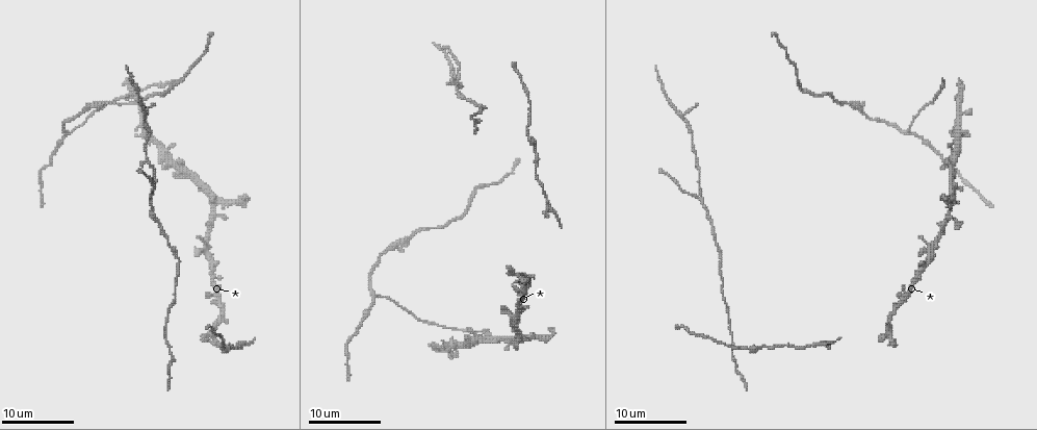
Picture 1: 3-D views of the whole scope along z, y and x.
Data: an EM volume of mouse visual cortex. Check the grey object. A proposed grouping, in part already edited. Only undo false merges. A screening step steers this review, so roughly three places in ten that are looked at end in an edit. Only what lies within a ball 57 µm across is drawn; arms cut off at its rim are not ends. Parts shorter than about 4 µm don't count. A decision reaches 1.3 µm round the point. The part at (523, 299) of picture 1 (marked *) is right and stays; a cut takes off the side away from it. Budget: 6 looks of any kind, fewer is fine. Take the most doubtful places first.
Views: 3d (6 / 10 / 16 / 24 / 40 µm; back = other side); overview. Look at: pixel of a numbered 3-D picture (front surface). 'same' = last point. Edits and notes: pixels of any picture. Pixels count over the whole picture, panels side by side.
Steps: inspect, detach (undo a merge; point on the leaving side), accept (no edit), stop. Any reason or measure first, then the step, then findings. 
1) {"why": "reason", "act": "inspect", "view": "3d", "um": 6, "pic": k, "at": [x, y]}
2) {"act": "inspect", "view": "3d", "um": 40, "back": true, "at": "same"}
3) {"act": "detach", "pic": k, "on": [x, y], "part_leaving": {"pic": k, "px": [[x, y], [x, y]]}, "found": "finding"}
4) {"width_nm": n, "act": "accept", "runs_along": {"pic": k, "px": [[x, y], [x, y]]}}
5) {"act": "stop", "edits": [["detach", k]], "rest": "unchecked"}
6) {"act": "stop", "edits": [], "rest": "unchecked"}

{"why": "thin arm on a thick one", "act": "inspect", "view": "3d", "um": 6, "pic": 1, "at": [696, 197]}

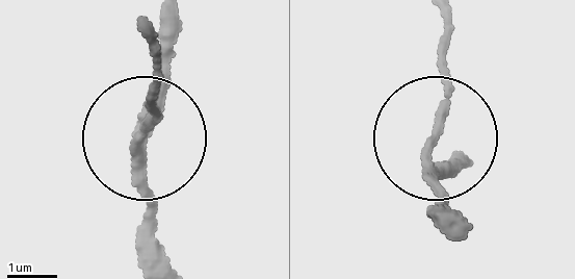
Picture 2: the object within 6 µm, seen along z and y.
{"width_nm": 240, "act": "accept", "runs_along": {"pic": 2, "px": [[167, 256], [139, 156], [155, 85]]}, "found": "all the same neuron"}

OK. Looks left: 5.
{"why": "arms part here", "act": "inspect", "view": "3d", "um": 10, "pic": 1, "at": [373, 296]}

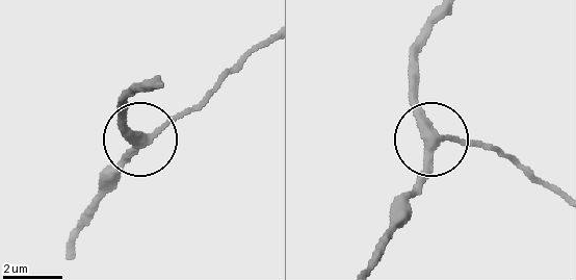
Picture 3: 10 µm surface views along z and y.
{"act": "inspect", "view": "3d", "um": 10, "back": true, "pic": 3, "at": [431, 142]}

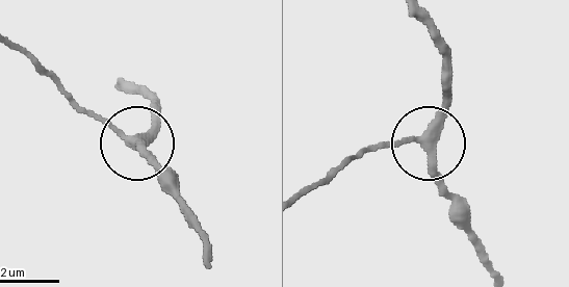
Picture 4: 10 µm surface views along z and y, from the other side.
{"side_arm_um": 17, "act": "accept", "found": "continuous, no second neuron"}

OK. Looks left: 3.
{"why": "three-way junction", "act": "inspect", "view": "3d", "um": 10, "pic": 1, "at": [693, 153]}

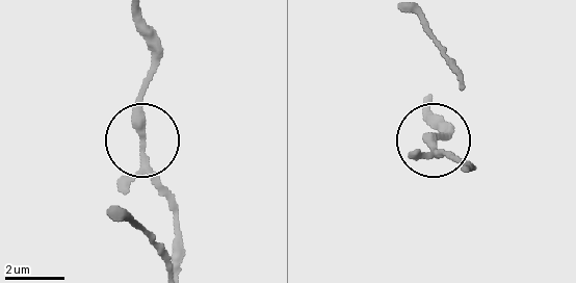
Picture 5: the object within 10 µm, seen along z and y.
{"arms": 3, "act": "accept", "found": "one neuron here"}

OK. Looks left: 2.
{"act": "stop", "edits": [], "rest": "unchecked"}

